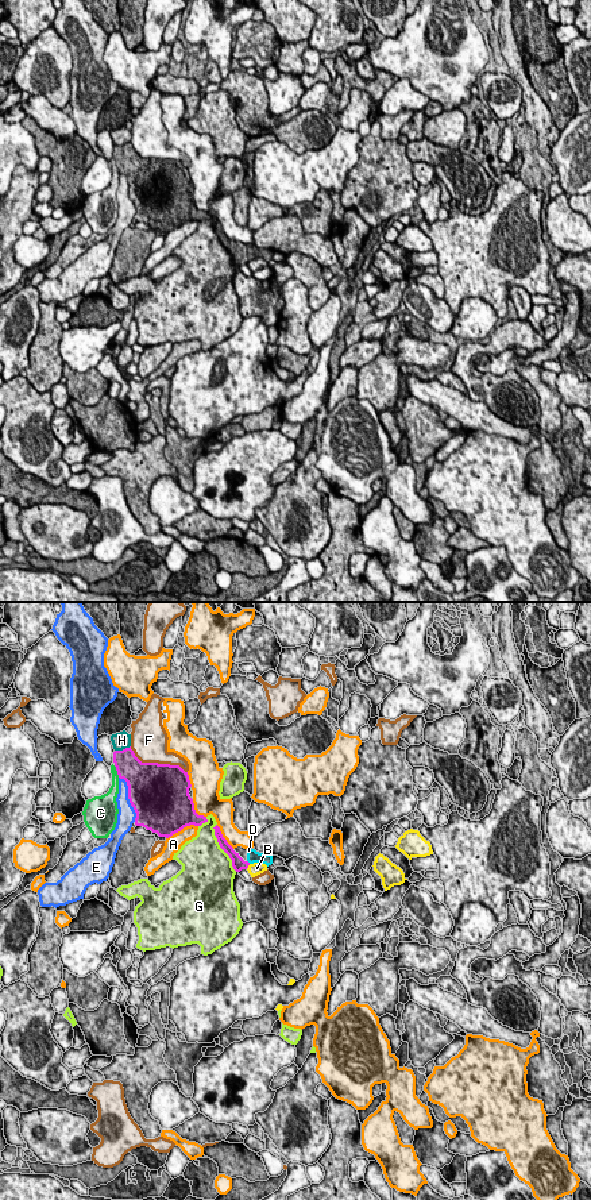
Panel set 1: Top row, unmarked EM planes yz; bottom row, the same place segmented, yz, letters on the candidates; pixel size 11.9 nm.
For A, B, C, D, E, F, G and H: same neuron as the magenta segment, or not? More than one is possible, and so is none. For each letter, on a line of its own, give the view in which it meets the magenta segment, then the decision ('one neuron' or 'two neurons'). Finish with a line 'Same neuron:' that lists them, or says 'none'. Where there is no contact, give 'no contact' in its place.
A: meets magenta in yz; two neurons
B: meets magenta in yz; two neurons
C: meets magenta in yz; two neurons
D: no contact; one neuron
E: meets magenta in yz; two neurons
F: meets magenta in yz; two neurons
G: meets magenta in yz; two neurons
H: meets magenta in yz; two neurons
Same neuron: D

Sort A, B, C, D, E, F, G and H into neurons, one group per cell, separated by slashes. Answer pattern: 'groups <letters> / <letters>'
groups A / B / C / D / E / F / G / H

